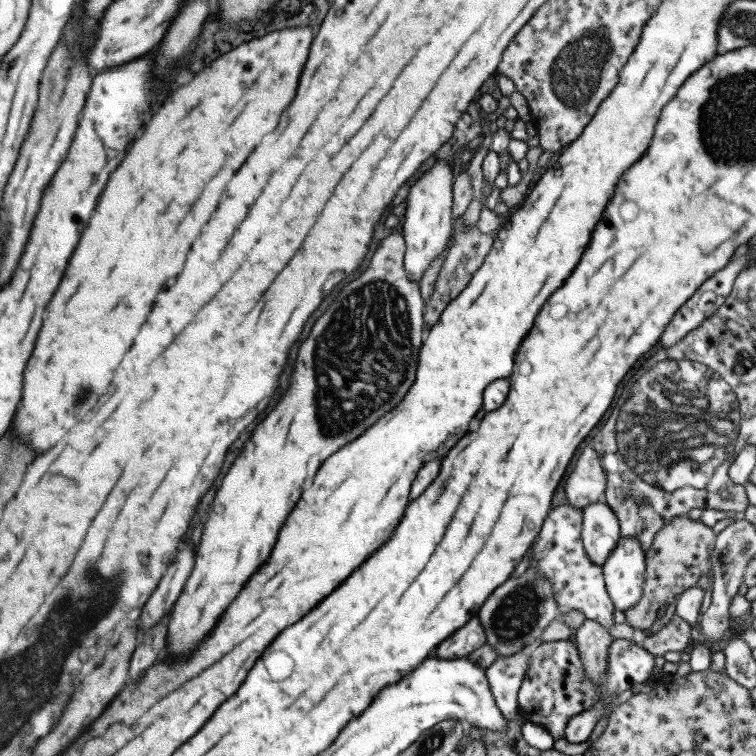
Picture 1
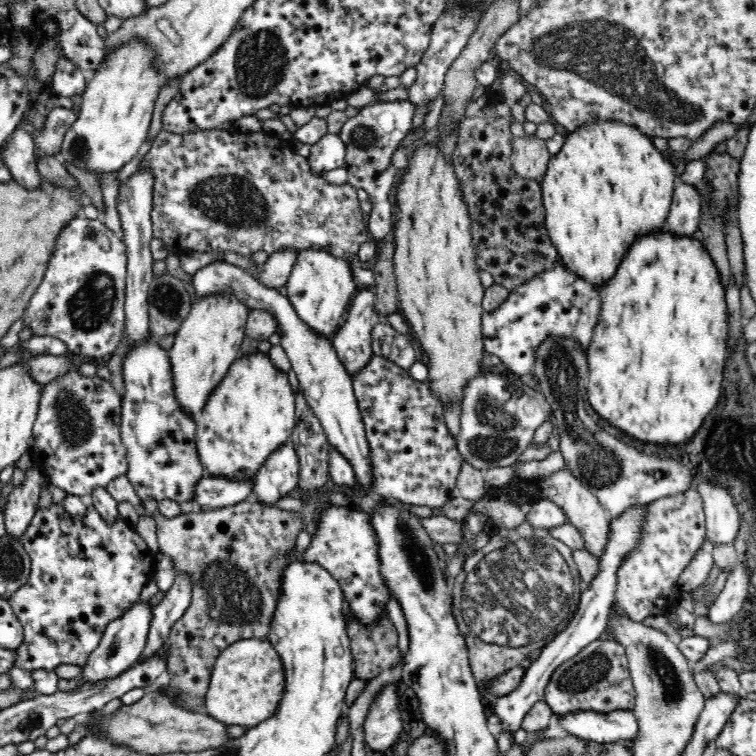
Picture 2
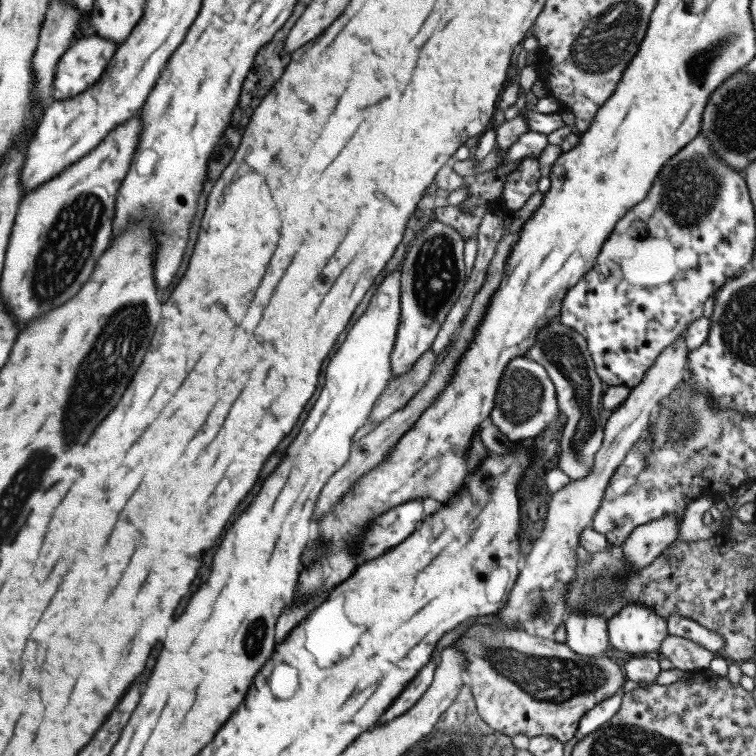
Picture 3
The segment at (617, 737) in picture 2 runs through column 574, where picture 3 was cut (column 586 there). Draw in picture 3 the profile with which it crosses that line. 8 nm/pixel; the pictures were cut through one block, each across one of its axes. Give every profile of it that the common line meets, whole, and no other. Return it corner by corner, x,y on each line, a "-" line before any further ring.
620,689
609,698
596,703
593,708
587,710
579,719
574,737
578,740
583,739
583,737
600,728
604,722
607,722
618,711
622,696
623,692

